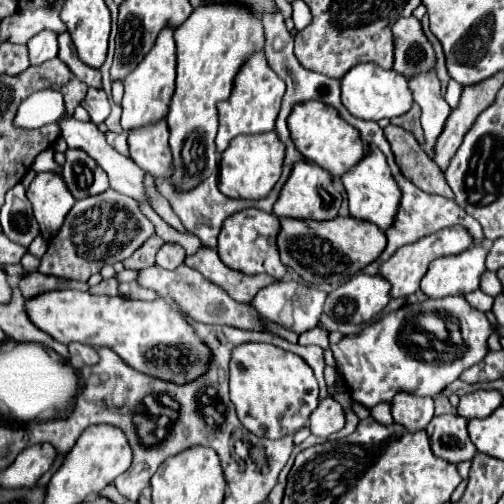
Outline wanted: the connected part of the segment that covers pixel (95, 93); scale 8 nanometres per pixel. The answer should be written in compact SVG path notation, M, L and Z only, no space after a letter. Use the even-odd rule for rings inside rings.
M90 88L88 94L86 94L86 100L82 102L82 108L90 114L90 120L94 124L104 122L108 118L108 114L110 114L110 102L108 102L106 92Z

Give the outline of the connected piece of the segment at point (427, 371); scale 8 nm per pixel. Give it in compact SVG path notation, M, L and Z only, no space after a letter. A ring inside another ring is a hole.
M448 296L448 298L440 298L440 300L426 300L418 306L406 304L398 310L382 316L378 322L368 324L366 328L354 332L354 334L346 334L338 344L332 344L330 350L334 352L338 370L344 378L344 384L346 384L350 396L358 404L362 404L366 408L374 408L380 402L390 404L398 392L434 398L448 384L458 380L466 368L478 364L488 354L486 340L492 332L494 332L494 328L488 322L484 312L474 310L466 300L462 300L462 296ZM434 316L442 320L442 330L438 330L438 326L434 324L434 320L432 320Z

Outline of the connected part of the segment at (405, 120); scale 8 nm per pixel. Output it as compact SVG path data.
M414 104L404 116L398 116L396 120L390 120L396 126L402 126L404 130L410 130L416 140L420 142L420 146L424 146L424 134L422 134L422 126L420 126L420 106Z

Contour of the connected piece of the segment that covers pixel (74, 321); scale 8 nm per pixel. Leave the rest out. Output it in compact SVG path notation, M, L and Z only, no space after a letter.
M56 290L56 292L46 292L44 296L36 296L36 300L26 300L26 304L28 304L28 316L32 316L32 322L40 330L50 334L54 340L58 340L60 344L80 342L92 348L110 348L130 368L174 384L188 384L204 376L204 372L208 372L212 350L204 344L204 340L196 336L194 328L188 324L188 316L180 312L180 308L176 308L174 300L156 298L152 302L144 302L144 300L130 300L122 296L114 296L114 298L96 296L80 290Z

